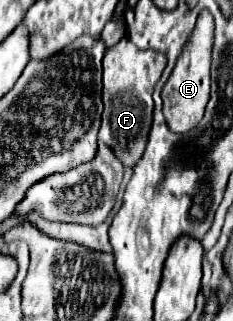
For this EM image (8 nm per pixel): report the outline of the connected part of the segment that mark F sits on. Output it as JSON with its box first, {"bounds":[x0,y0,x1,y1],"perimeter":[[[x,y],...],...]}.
{"bounds":[99,39,165,167],"perimeter":[[[121,39],[117,45],[105,51],[103,57],[103,121],[99,129],[99,141],[107,143],[125,167],[135,167],[153,121],[153,89],[165,69],[165,55],[157,51],[141,51],[129,39]]]}

